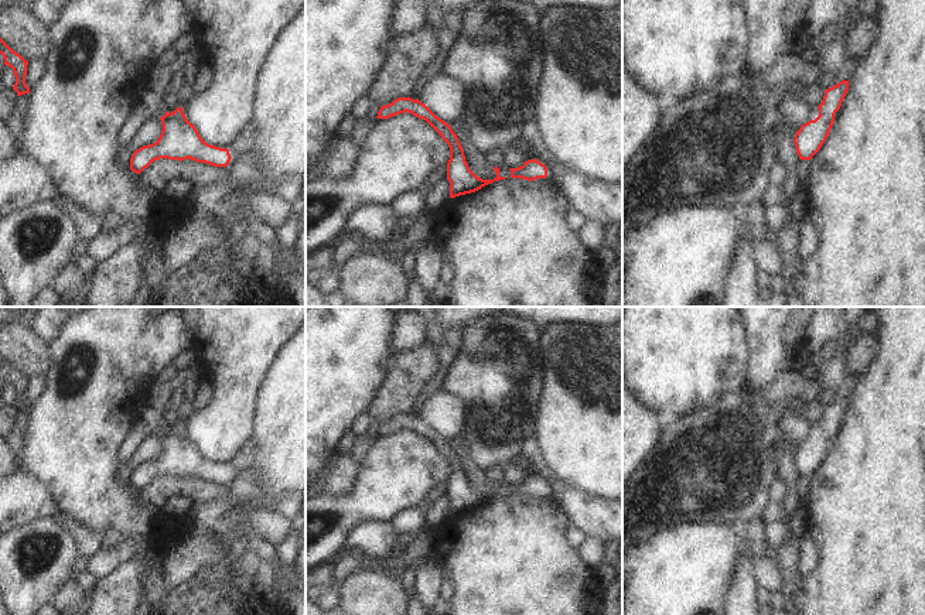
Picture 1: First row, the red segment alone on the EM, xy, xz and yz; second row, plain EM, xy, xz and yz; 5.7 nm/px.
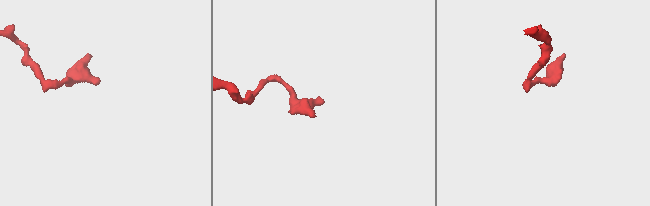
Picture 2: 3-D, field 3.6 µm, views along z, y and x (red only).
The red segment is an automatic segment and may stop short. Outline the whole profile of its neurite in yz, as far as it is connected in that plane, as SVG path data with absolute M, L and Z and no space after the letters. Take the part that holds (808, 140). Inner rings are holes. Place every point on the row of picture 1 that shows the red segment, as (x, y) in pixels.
M842 81L837 85L825 90L822 103L818 106L819 116L802 124L796 131L793 143L799 160L812 160L826 141L834 122L834 115L840 109L842 102L849 90L849 81Z

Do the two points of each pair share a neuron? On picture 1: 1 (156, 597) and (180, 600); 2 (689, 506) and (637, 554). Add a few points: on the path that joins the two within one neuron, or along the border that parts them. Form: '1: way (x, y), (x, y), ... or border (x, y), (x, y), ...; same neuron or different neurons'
1: border (167, 591), (161, 600); different neurons
2: border (700, 520), (659, 528), (638, 542); different neurons

